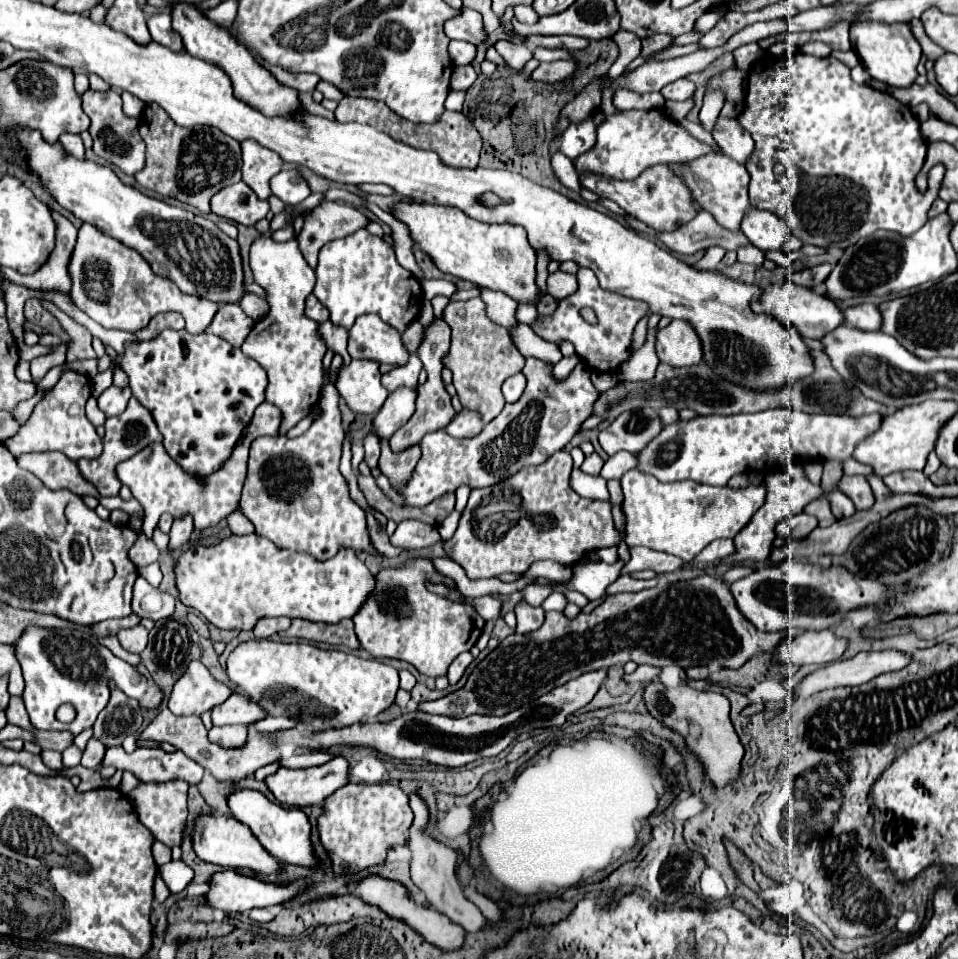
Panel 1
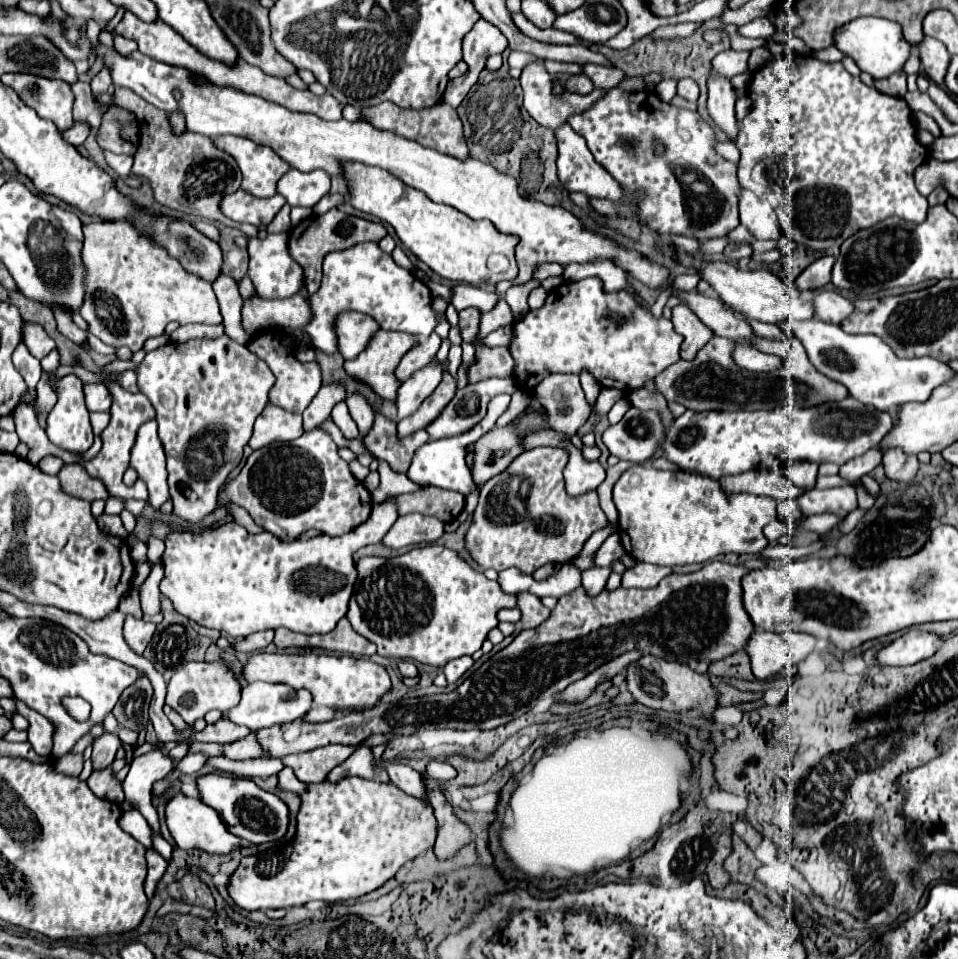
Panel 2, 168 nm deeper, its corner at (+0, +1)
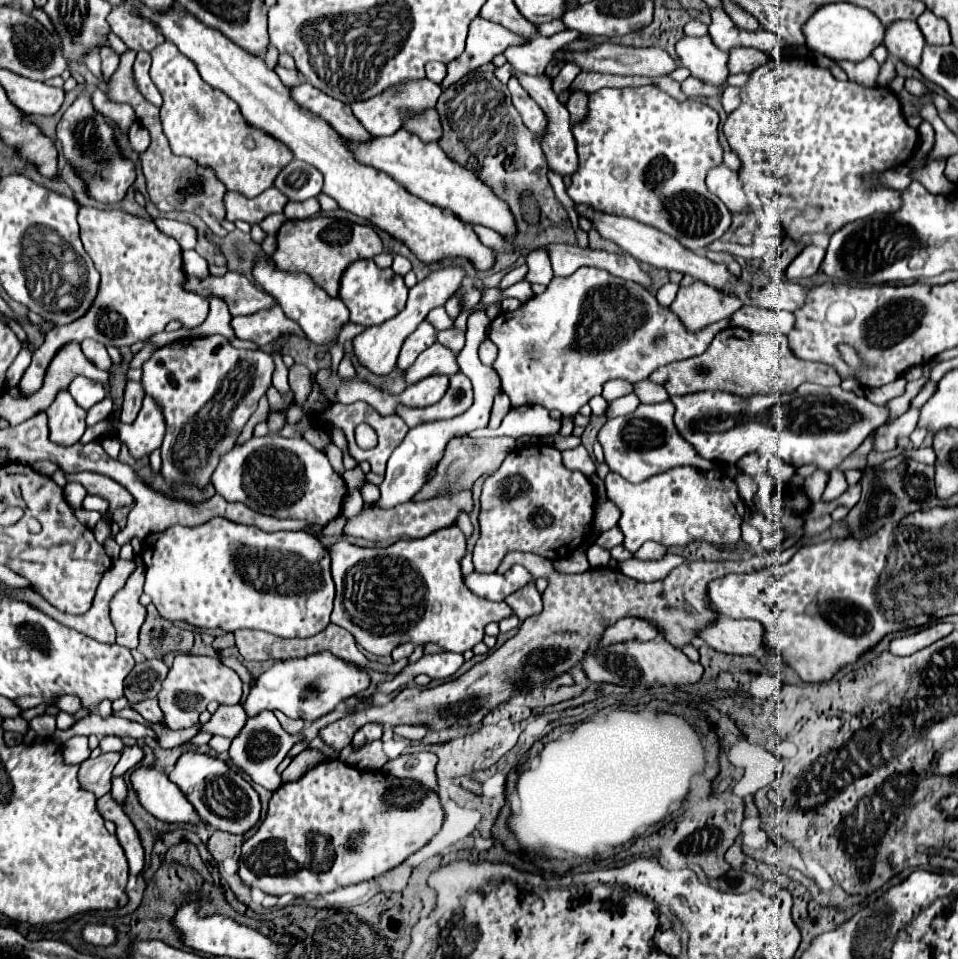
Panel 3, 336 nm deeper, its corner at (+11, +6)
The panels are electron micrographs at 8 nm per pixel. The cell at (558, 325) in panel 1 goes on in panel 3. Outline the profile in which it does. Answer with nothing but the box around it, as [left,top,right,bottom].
[489,267,729,415]

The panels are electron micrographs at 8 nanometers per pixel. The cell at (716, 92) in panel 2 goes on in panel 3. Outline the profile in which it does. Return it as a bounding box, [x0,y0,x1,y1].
[675,35,729,85]

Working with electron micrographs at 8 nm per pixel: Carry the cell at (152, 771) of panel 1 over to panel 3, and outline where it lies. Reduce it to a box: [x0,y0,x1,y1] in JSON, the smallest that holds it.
[113,745,143,777]

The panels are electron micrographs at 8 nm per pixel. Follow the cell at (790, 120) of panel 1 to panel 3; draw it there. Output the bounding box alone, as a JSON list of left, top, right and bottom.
[723,57,917,239]

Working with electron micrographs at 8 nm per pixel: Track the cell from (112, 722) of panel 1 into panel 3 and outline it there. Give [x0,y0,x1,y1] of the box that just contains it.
[125,659,169,705]

